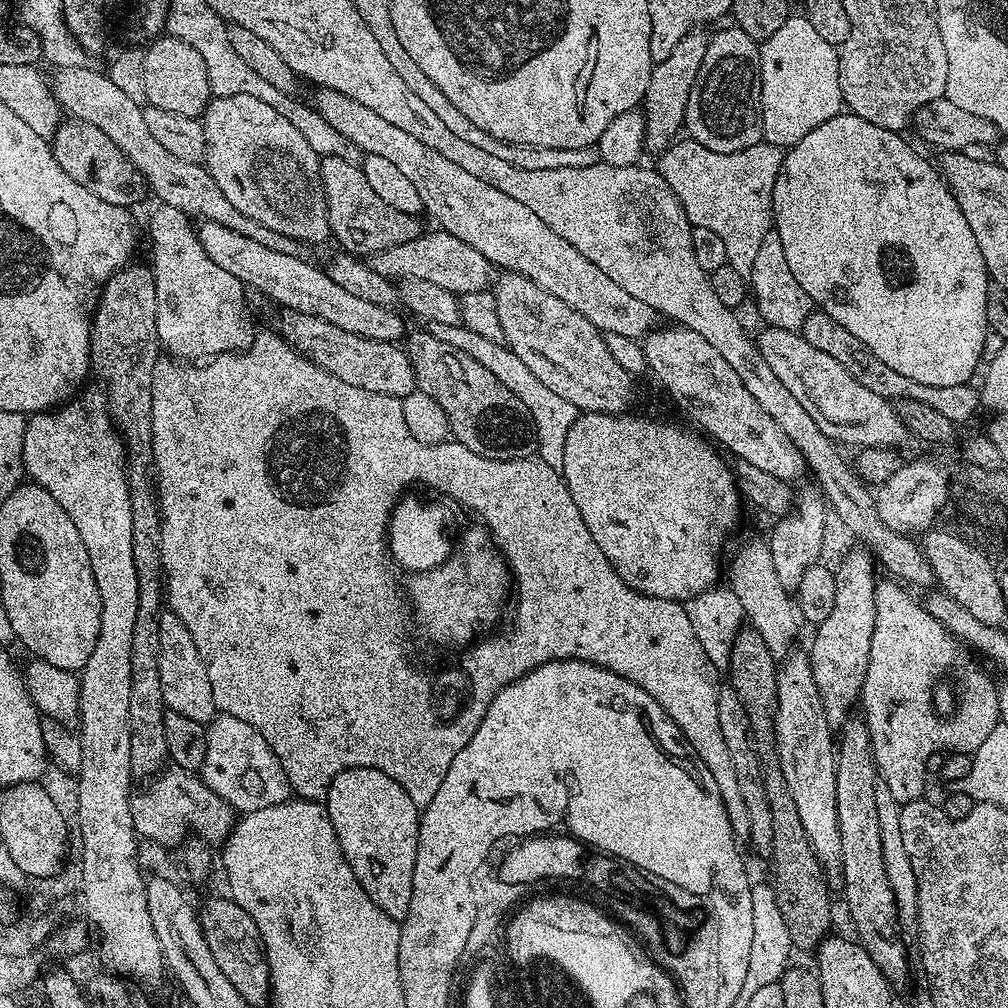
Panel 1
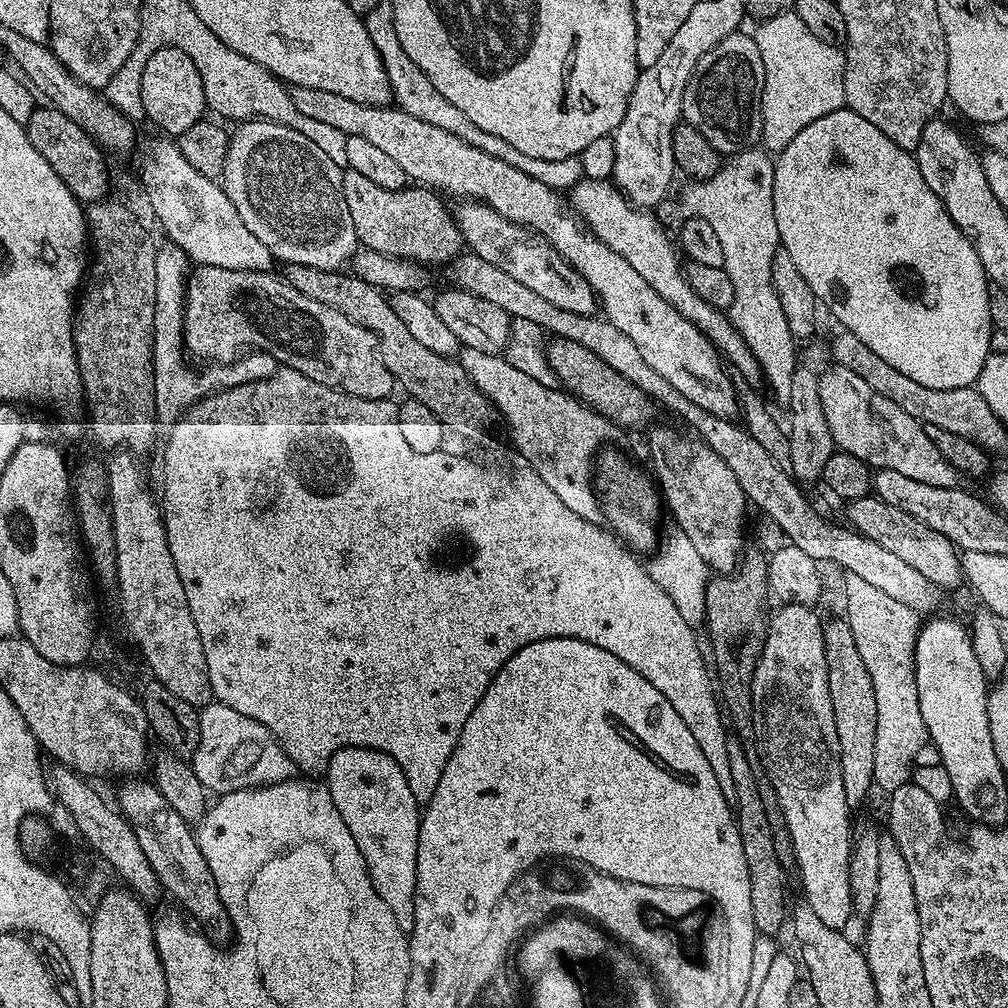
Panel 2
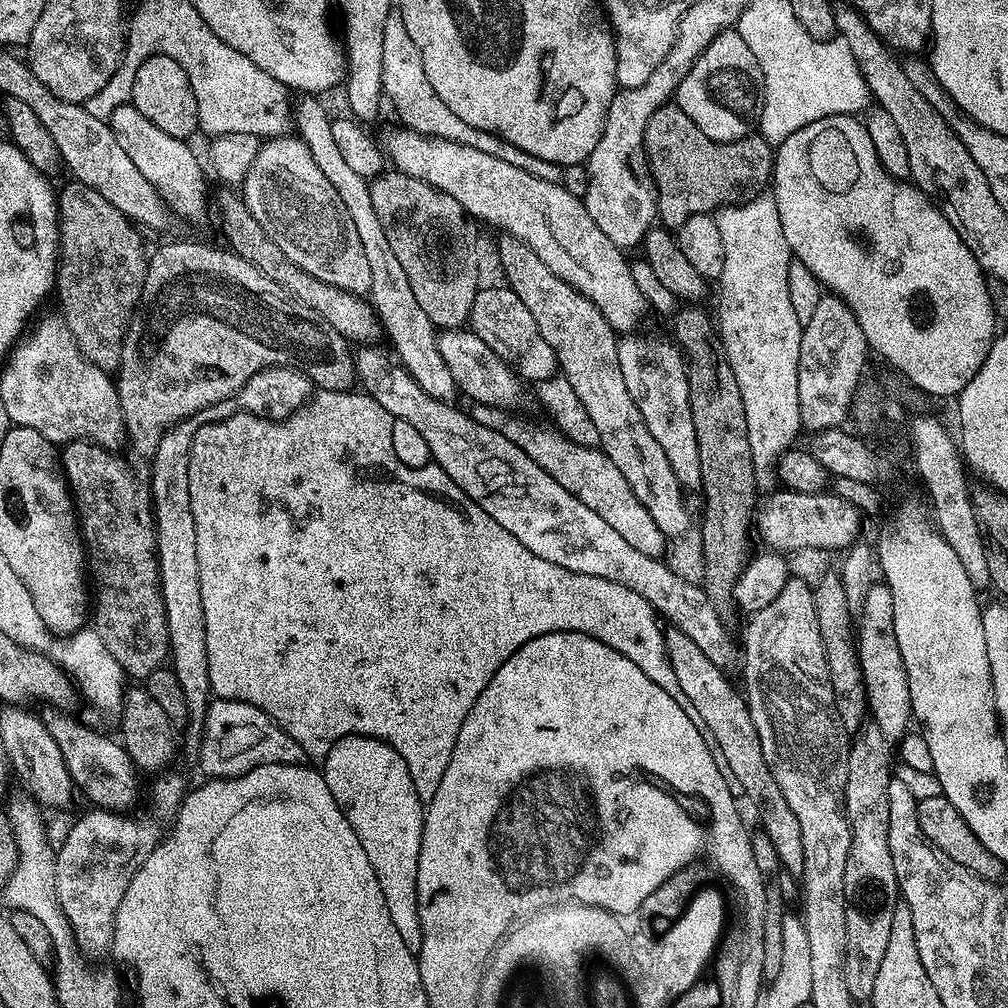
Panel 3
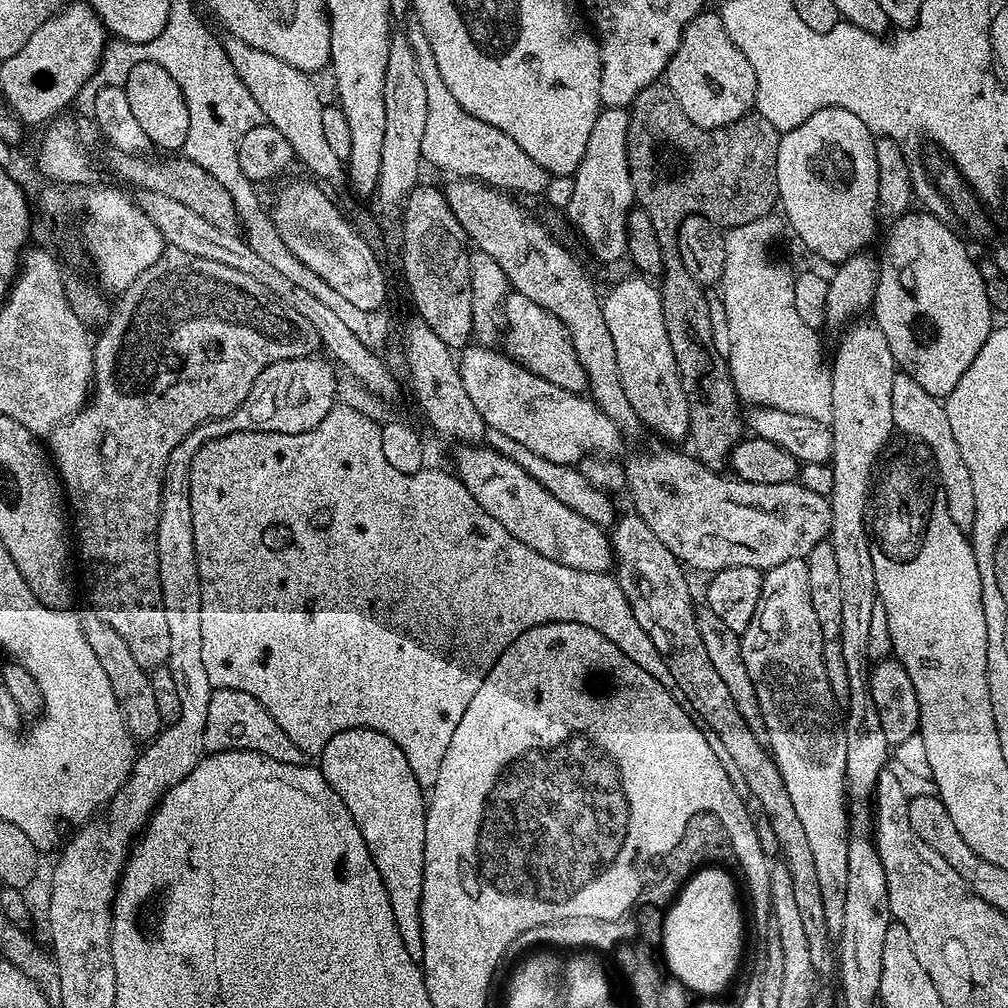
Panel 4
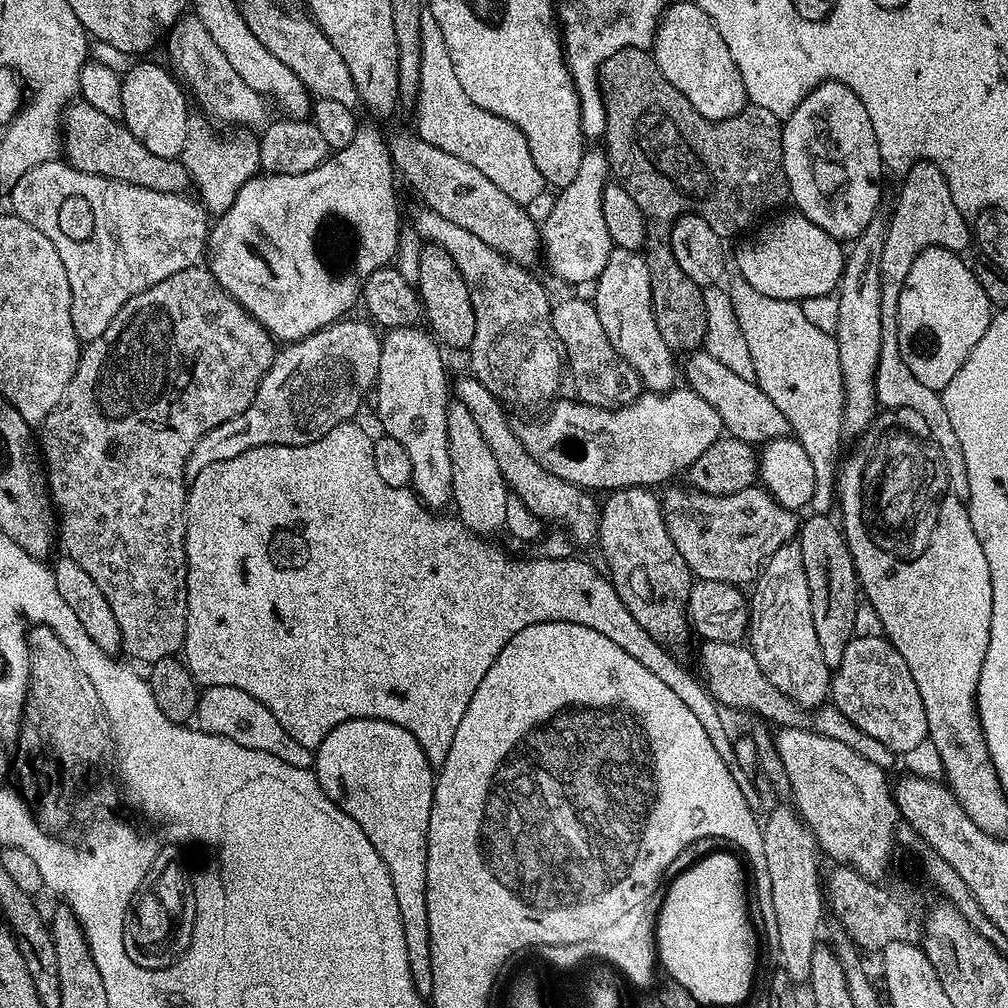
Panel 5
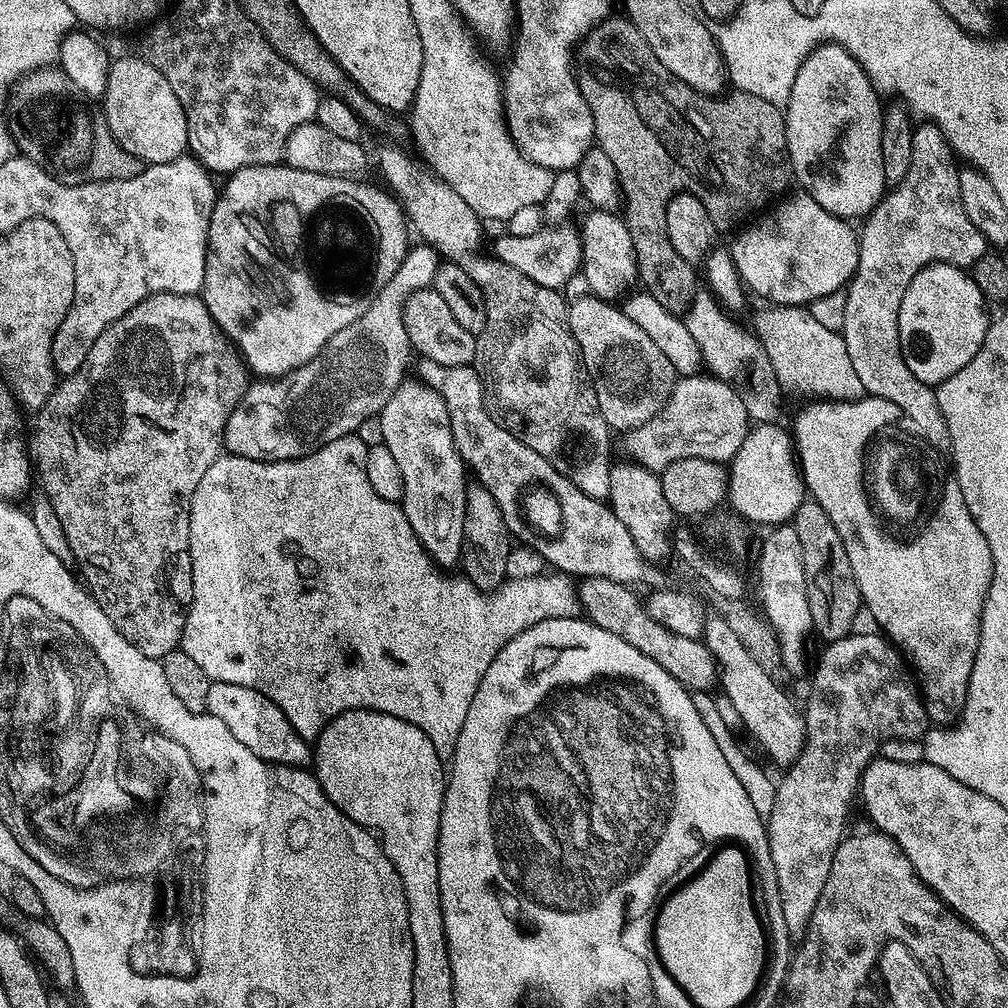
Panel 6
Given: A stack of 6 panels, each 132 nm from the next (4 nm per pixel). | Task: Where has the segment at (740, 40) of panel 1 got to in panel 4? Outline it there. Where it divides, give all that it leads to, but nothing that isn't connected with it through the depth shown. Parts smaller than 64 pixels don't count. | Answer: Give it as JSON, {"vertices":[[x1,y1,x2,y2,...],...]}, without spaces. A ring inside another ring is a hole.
{"vertices":[[716,10,699,12,684,27,678,50,670,58,663,79,668,88,674,90,678,106,686,110,686,118,690,118,694,126,730,126,749,115,756,106,754,66,750,66,746,54,742,54,742,50,734,46,730,34,726,34,726,26,719,11]]}

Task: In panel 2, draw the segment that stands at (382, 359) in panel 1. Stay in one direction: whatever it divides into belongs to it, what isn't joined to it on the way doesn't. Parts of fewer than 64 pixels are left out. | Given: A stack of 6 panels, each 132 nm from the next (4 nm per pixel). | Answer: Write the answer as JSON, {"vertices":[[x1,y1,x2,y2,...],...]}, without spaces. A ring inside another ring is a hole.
{"vertices":[[205,264,193,267,188,277,188,289,184,295,184,346,191,355,193,352,200,360,212,360,208,362,216,366,233,363,245,350,268,352,276,359,277,365,298,370,298,374,306,374,306,378,314,378,314,382,322,382,322,386,330,386,338,389,339,392,367,400,389,399,393,395,392,388,397,387,396,379,392,377,390,370,386,370,386,362,382,362,382,350,378,350,378,338,374,338,374,334,366,330,366,326,358,326,350,322,346,314,338,314,338,310,322,302,314,302,314,298,306,298,306,294,294,290,294,286,290,286,287,280,272,272,222,270,222,266,206,266]]}

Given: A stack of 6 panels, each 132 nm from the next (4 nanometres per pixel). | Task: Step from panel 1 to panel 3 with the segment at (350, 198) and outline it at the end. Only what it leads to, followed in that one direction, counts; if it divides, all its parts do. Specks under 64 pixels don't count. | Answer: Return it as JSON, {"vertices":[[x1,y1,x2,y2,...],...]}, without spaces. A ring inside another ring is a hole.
{"vertices":[[385,170,375,177,369,192,374,211,386,226,386,239,398,262,402,262,402,270,406,270,406,278,410,278,410,287,414,289,414,298,418,298,418,306,426,310,426,318,430,318,432,325,440,330,463,329,468,324,468,311,482,284,480,272,476,269,476,236,464,207,454,202,450,194,442,194,442,190,395,170]]}

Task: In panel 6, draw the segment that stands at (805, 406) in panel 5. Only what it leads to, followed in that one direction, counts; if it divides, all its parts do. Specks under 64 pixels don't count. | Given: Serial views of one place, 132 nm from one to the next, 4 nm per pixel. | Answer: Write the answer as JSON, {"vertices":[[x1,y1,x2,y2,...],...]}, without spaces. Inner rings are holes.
{"vertices":[[764,306,764,309,756,316,756,328,754,327,754,335,760,342,761,348,766,350,766,354,770,358,770,366,774,366,774,374,778,374,778,382,781,389,785,393,791,394,793,392,796,396,813,396,812,400,816,402,841,402,843,400,860,400,866,394,862,381,858,378,858,373,854,370,854,365,850,362,850,354,846,351,846,342,840,332,834,330,826,330,826,326,819,324,814,319,814,314,808,312,807,307,804,306]]}

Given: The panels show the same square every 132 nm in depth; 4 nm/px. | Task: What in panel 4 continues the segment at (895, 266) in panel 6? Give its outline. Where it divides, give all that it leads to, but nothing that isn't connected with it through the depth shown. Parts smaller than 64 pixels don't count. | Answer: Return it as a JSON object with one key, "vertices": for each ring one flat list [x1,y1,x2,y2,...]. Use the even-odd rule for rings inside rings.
{"vertices":[[898,374,894,378,894,390,890,390,890,406,893,425,899,431,901,428,905,437,924,444,932,455,936,479,940,489,946,494,946,507,950,510,950,518,954,518,954,526,971,529,976,517,974,481,970,479,966,462,962,462,962,450,958,450,958,442,954,442,954,430,950,430,950,418,946,418,943,403,922,390,922,386,914,382,914,378]]}

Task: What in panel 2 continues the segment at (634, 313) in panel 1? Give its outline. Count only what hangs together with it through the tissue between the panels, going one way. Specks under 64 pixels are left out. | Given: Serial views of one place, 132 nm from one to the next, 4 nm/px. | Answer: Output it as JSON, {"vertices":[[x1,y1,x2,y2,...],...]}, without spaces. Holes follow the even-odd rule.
{"vertices":[[460,202,455,205,454,215,458,230,464,238,467,251,471,255,478,258,486,258,486,262,491,262,493,266,498,266,498,270,510,274,510,278,514,278,518,282,522,282,522,286,527,286,529,290,534,290,534,294,546,298,546,302,554,302,554,306,558,306,562,310,570,310,570,314,586,314,587,316,597,315,598,301,596,291,590,286,590,282,586,282,578,273,576,273,572,265,562,258,562,254,558,254,558,250,552,243,542,234,532,231,531,228,523,228,520,224,510,222,498,214,490,206,479,202]]}

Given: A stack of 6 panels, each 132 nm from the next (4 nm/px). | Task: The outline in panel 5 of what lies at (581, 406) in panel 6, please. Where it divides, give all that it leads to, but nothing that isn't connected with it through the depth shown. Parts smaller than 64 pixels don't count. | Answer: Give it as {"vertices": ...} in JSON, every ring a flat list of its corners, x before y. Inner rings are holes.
{"vertices":[[421,207,414,227,421,241,442,246,450,258,454,258,454,266,458,266,458,274,466,282,466,290,470,290,470,302,474,306,474,342,470,349,472,355,471,375,486,386,497,400,512,404,544,404,555,401,561,395,560,387,566,384,566,357,564,347,554,334,552,325,553,301,548,300,548,292,531,276,529,269,522,264,507,260,502,253,482,242,482,238,464,230,455,222,442,218,433,208]]}

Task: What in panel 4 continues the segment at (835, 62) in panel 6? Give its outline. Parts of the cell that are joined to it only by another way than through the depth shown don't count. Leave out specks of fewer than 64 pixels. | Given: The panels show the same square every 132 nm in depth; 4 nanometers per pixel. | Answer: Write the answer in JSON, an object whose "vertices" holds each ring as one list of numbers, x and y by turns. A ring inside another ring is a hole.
{"vertices":[[823,108,818,110,818,114,810,114,810,118,806,118,806,122,802,122,802,126,794,126,794,130,783,133,778,146,778,201,779,207,784,207,782,211,783,219,792,227,792,232,813,252,816,256,821,256,824,260,829,260,832,266,841,264,846,258,856,255,858,252,865,251,869,247,868,243,872,240,872,235,876,232,876,220,878,221,878,162,874,158,874,150,876,149,876,140,872,132,866,126,866,122,862,122,862,118,857,118,854,114,850,114,850,110,842,110,841,108]]}

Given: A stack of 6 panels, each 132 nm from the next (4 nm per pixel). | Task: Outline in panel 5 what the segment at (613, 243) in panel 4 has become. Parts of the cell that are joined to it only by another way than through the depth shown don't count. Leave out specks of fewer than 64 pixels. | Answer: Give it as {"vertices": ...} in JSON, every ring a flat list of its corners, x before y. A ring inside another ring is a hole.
{"vertices":[[585,151,582,167,578,169,574,182,559,189,550,218,539,225,543,263,548,263,549,270,568,284,591,285,602,270,606,270,606,258,610,258,614,247,610,230,606,230,606,218,602,214,602,192,609,182,607,155,603,151]]}

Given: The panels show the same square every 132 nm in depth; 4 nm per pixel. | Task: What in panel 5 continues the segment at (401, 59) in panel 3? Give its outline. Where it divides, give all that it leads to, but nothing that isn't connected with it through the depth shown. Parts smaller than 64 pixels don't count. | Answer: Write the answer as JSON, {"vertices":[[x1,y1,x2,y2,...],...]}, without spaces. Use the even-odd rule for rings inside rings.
{"vertices":[[426,10,422,14,420,95,414,111,414,128,421,138,430,142,430,146,438,146,438,150,446,150,446,154,454,154,454,158,462,158,462,162,470,162,470,166,482,170,514,202,527,206,530,198,546,191,522,130,514,122,506,122,506,118,498,118,498,114,490,114,466,98,466,90,462,90,462,82,454,74,454,62,450,62,450,50,446,50,446,38,442,38,442,26]]}

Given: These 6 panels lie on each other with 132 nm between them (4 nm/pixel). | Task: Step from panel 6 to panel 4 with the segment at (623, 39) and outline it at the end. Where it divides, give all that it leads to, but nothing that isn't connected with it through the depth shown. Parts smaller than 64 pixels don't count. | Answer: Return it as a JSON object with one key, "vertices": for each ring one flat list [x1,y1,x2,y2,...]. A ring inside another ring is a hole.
{"vertices":[[657,82,646,86,646,90,642,90,634,98,634,102,630,106,630,115,628,117,628,165,630,166,630,182,632,189,636,195,635,203,642,210,646,210,646,215,650,217,650,226,654,226,654,234,658,238,658,246,662,250,662,264,664,271,658,280,660,297,662,298,662,318,666,318,666,338,670,338,670,350,674,350,674,362,678,366,678,374,682,382,682,394,686,394,686,406,690,410,690,422,688,423,688,435,690,437,691,451,697,460,713,470,720,470,729,463,734,446,745,435,746,432,746,416,740,413,742,409,742,401,736,394,736,387,732,381,732,374,728,370,728,362,725,356,718,354,718,350,714,346,714,330,710,326,710,306,708,305,709,293,706,291,705,285,699,284,694,278,690,278,690,274,686,271,686,266,682,266,682,254,678,254,678,230,682,226,682,222,691,216,706,216,713,221,732,220,728,222,743,222,745,220,757,220,763,216,769,215,777,207,780,195,778,194,778,146,782,133,775,128,770,122,766,122,766,118,762,118,758,114,749,114,742,117,738,122,734,122,730,126,722,126,721,128,703,128,702,126,694,126,694,122,690,122,690,118,686,118,686,110,682,110,682,106,678,106,678,98,674,98,674,90,668,88,667,83]]}

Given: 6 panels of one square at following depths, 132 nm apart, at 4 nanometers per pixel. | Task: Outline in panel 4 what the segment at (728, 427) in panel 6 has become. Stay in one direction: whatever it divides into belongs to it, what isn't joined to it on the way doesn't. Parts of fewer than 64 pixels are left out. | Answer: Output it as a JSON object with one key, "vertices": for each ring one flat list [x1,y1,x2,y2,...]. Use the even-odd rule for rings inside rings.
{"vertices":[[468,346,458,356,462,386,466,386,470,402,474,402,474,407,478,414,482,414,487,427,502,431,507,438,514,438,519,445,526,446,550,462,576,466,581,463,579,460,583,456,591,452,596,456,619,454,622,429,613,420,606,418,606,414,591,398,562,390,562,386,554,386,554,382,526,370,510,356,494,351,490,346]]}

